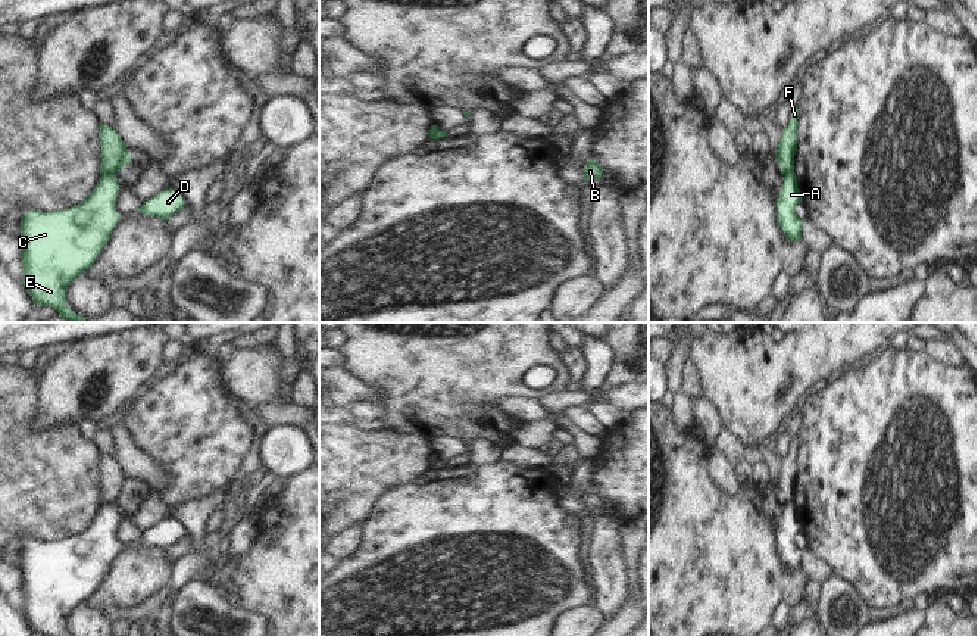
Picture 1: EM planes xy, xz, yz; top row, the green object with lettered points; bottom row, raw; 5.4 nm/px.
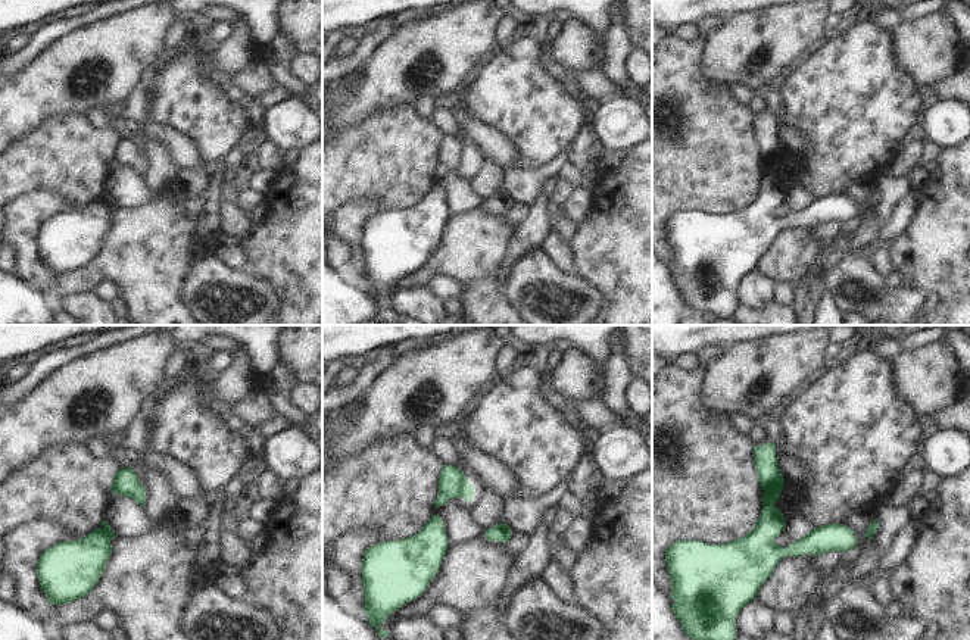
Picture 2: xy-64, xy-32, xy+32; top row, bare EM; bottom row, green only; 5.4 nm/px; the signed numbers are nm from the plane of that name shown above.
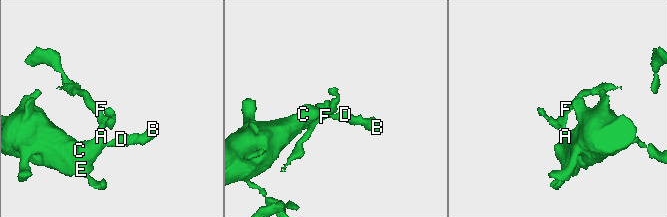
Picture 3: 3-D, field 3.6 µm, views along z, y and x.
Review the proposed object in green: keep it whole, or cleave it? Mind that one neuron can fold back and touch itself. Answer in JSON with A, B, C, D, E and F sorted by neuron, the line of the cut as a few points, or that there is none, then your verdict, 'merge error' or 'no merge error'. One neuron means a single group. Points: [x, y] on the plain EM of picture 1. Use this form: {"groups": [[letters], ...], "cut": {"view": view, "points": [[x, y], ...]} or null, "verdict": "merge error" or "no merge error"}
{"groups": [["A", "B", "C", "D", "E"], ["F"]], "cut": {"view": "xy", "points": [[112, 502], [100, 505]]}, "verdict": "merge error"}

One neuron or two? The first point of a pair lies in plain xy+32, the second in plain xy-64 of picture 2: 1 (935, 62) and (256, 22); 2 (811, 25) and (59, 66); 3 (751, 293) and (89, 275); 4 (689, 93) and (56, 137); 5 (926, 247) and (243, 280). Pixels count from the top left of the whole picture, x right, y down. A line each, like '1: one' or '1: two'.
1: two
2: one
3: two
4: one
5: two

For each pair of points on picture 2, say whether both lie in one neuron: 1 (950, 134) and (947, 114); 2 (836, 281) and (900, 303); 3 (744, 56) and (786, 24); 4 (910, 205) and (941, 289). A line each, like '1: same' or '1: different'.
1: same
2: same
3: same
4: different

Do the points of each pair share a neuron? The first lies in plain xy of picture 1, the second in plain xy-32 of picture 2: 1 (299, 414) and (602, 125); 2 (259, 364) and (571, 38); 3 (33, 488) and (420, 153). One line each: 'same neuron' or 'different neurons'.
1: different neurons
2: same neuron
3: same neuron

